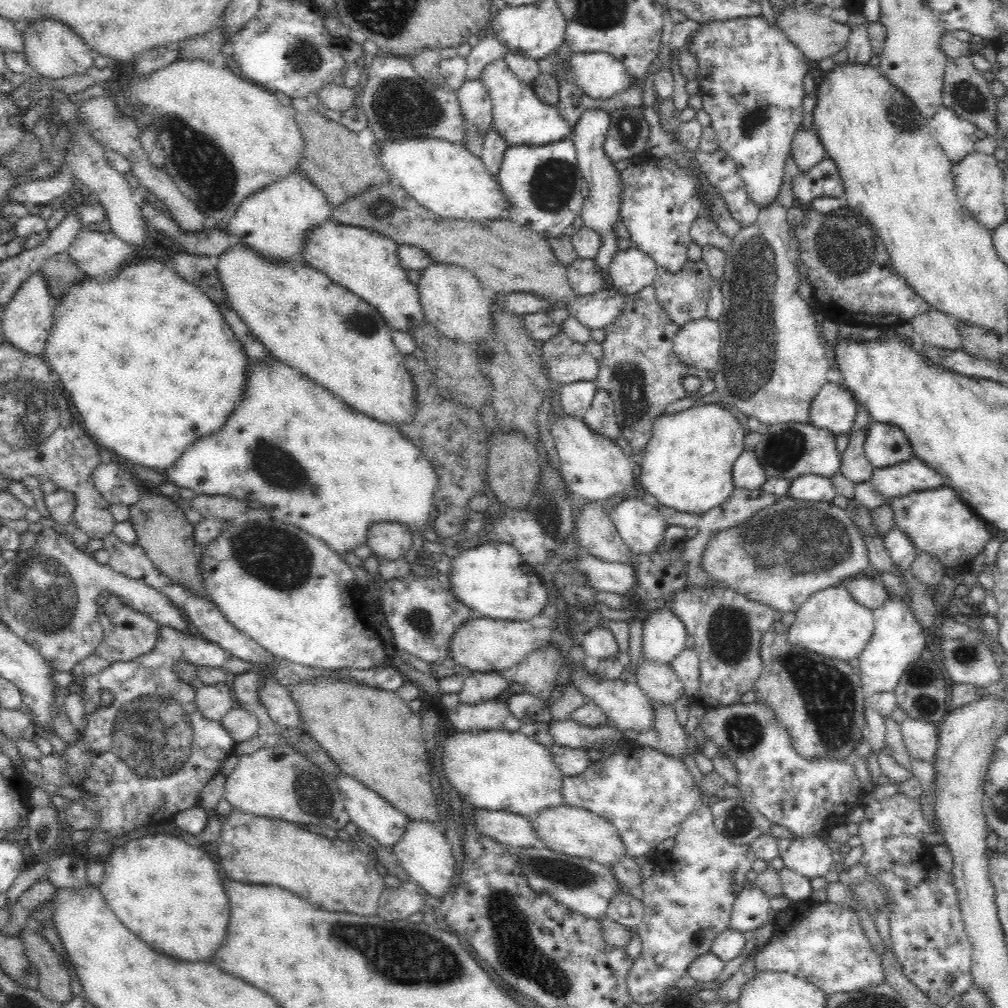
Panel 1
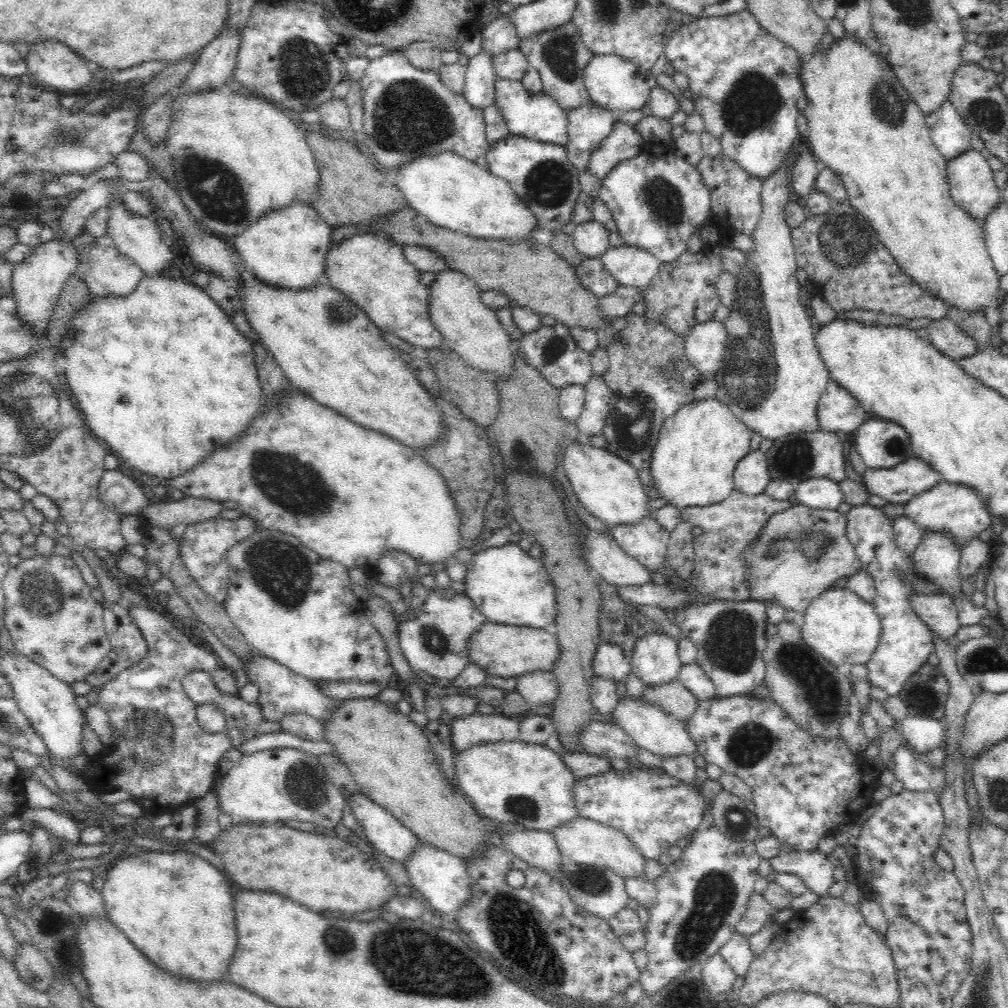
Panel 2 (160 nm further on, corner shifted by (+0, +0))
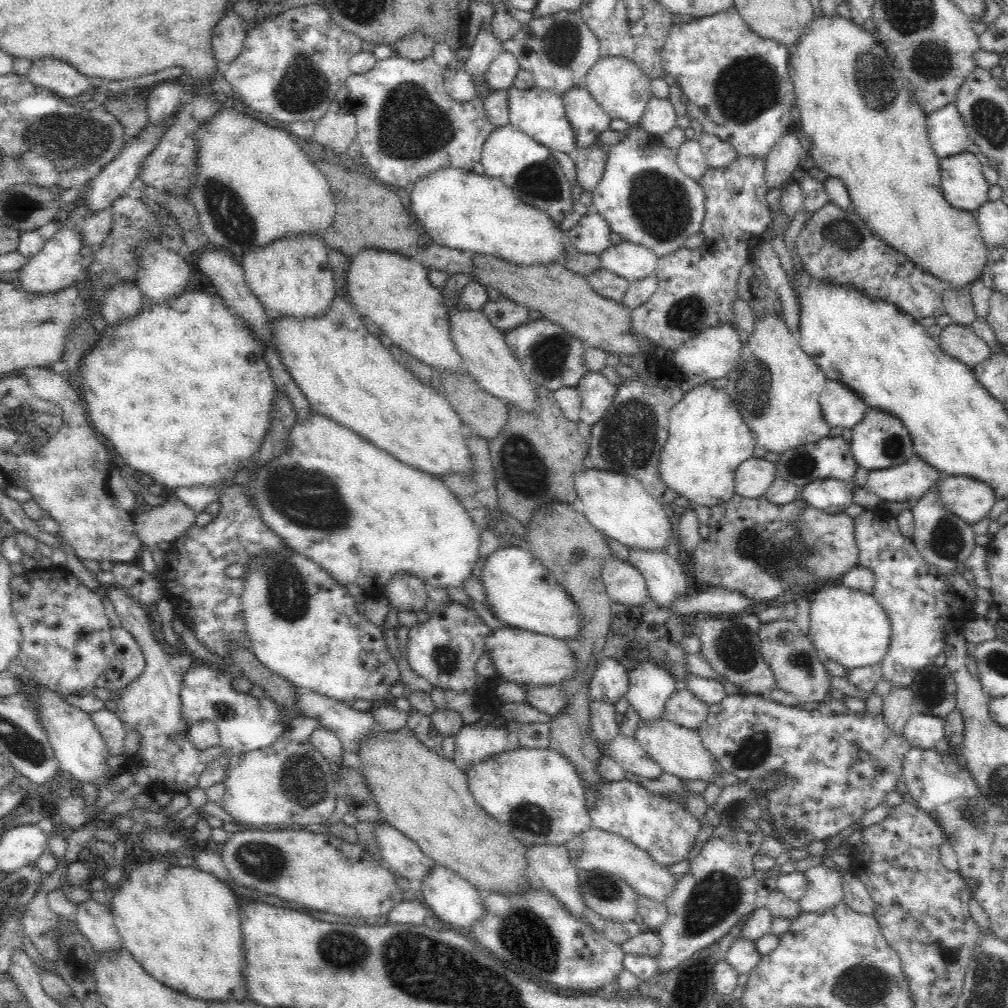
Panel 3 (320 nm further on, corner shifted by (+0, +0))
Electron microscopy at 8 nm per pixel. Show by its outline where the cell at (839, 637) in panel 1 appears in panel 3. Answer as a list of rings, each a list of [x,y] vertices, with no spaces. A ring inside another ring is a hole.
[[[840,584],[819,586],[810,593],[810,640],[830,660],[848,669],[882,662],[892,638],[892,624],[873,593]]]

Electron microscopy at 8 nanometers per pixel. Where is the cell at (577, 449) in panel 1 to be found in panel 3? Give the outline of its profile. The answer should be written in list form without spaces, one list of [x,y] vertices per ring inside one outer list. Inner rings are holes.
[[[589,467],[575,474],[575,489],[578,505],[588,522],[604,536],[629,549],[666,551],[676,537],[676,523],[670,519],[671,510],[658,502],[632,475]]]

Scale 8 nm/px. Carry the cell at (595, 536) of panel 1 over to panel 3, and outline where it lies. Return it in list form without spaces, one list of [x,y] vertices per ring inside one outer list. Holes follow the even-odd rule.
[[[610,557],[601,570],[601,584],[612,602],[623,606],[642,606],[646,603],[647,588],[644,577],[632,563]]]

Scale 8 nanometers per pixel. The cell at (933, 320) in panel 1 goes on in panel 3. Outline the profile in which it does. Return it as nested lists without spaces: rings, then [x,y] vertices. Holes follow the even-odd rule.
[[[953,322],[942,329],[937,341],[948,356],[957,358],[969,367],[987,361],[992,355],[988,344],[967,325]]]

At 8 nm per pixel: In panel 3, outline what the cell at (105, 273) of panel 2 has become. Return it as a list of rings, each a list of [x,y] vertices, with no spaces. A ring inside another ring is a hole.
[[[120,283],[105,294],[101,316],[111,327],[133,319],[144,307],[145,300],[137,283]]]

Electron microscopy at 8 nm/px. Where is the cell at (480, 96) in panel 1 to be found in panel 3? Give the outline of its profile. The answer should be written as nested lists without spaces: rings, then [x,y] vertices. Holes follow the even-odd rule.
[[[481,22],[469,58],[465,62],[465,71],[473,78],[475,88],[479,89],[478,80],[484,76],[490,63],[502,51],[501,41],[491,29],[491,22]]]

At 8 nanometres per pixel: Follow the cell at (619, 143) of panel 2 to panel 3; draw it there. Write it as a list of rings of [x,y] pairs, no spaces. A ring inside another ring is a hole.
[[[593,145],[588,149],[578,149],[572,155],[576,167],[576,185],[584,192],[597,188],[604,173],[609,148]]]

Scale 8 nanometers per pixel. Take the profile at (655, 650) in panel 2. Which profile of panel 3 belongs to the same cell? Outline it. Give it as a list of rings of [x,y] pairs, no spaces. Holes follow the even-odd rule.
[[[658,662],[636,664],[629,672],[629,688],[625,698],[638,713],[638,722],[651,723],[665,718],[667,700],[678,688],[674,676]]]

